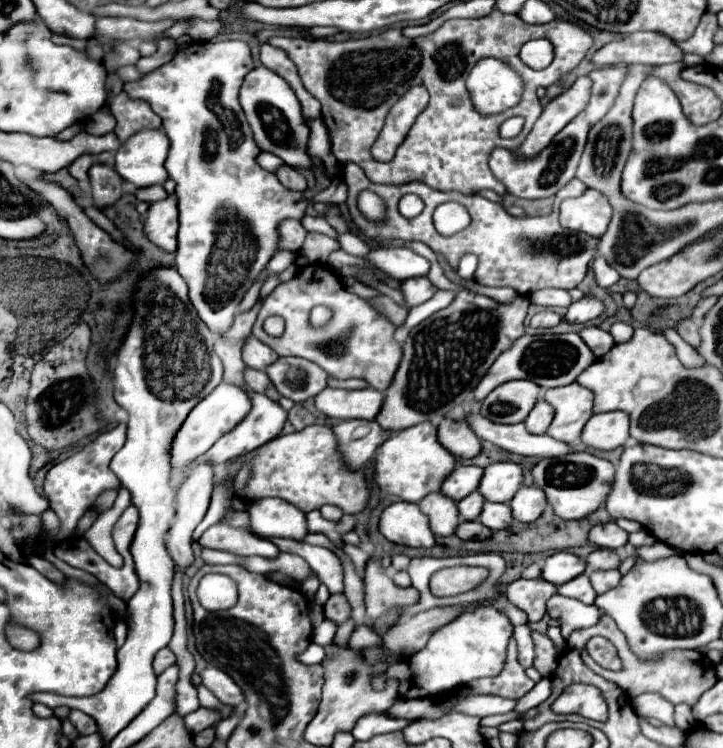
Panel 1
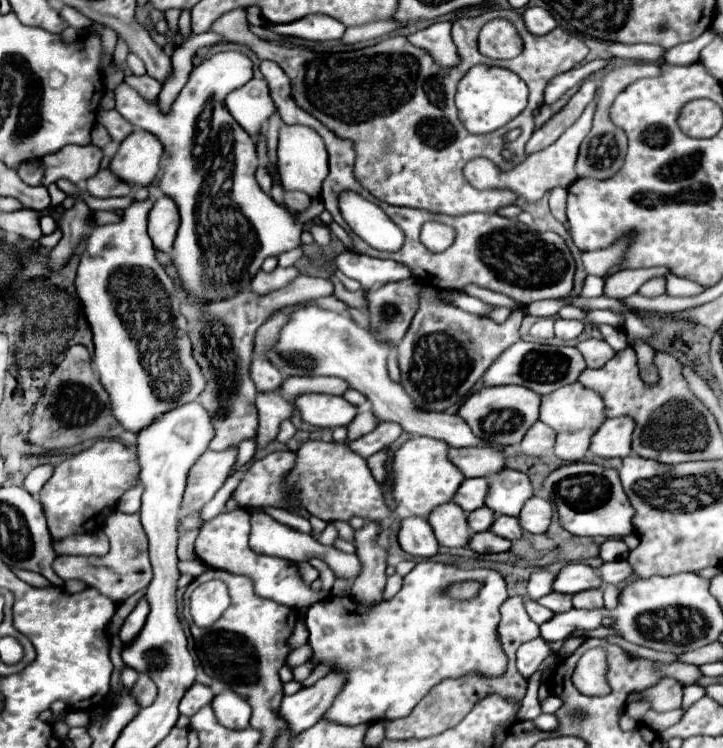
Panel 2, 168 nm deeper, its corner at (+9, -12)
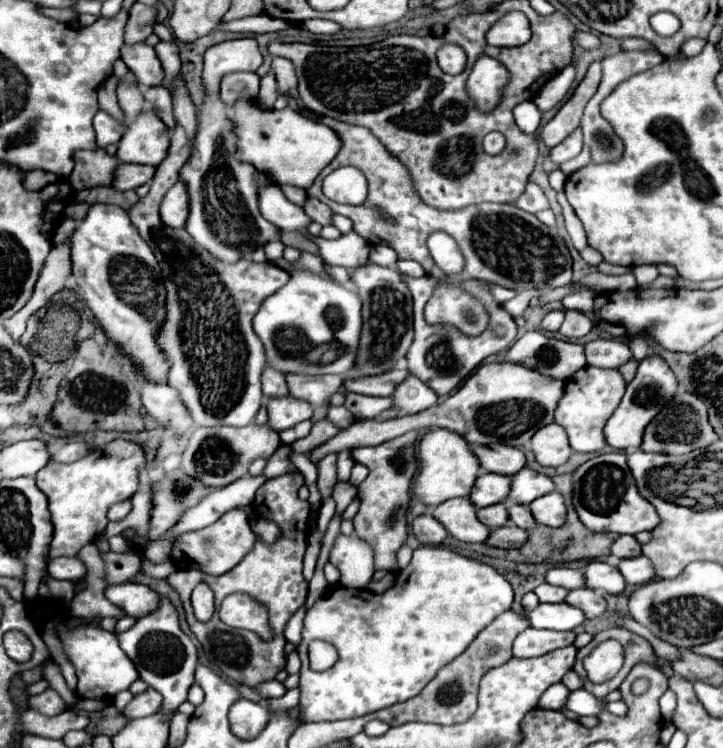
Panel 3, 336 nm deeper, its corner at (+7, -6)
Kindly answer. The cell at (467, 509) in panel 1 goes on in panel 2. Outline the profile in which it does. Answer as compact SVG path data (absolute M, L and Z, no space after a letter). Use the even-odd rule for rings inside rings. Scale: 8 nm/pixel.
M482 506L482 508L478 508L478 510L468 514L468 524L470 524L472 532L488 530L494 524L494 520L496 520L496 514L490 508L486 508L486 506Z

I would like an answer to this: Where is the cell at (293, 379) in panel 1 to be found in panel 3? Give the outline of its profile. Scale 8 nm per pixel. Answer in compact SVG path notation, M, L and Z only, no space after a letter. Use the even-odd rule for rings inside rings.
M390 370L378 376L366 378L344 378L344 388L356 394L370 394L370 396L392 396L394 386L406 378L406 370Z

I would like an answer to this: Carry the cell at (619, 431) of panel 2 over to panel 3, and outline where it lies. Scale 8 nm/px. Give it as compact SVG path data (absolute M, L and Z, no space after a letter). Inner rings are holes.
M652 354L652 356L646 356L644 360L640 360L636 378L628 384L622 402L618 404L618 408L614 410L614 414L610 416L610 420L604 428L606 444L616 450L638 448L642 442L642 430L654 418L654 414L658 414L658 410L676 394L676 390L678 390L678 380L676 380L674 372L670 370L670 366L664 362L664 358Z

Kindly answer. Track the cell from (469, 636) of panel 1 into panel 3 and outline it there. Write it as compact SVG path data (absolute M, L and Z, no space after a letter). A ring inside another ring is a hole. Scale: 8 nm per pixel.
M421 545L414 550L412 562L396 572L396 584L384 594L374 594L368 588L354 590L338 586L328 598L318 600L304 618L302 642L298 648L302 660L300 710L304 722L358 718L418 696L442 666L460 656L480 630L502 614L502 610L512 606L512 600L514 592L510 582L492 566L460 556L442 545ZM312 640L330 642L338 650L338 662L332 668L314 672L308 666L308 644Z

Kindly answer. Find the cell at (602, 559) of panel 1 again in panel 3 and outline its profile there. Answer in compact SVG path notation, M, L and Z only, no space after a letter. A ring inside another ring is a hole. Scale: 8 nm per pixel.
M636 556L636 558L624 558L616 564L616 568L620 570L620 574L624 576L626 584L630 586L640 586L646 584L648 580L652 580L654 568L650 566L650 560L646 556Z

